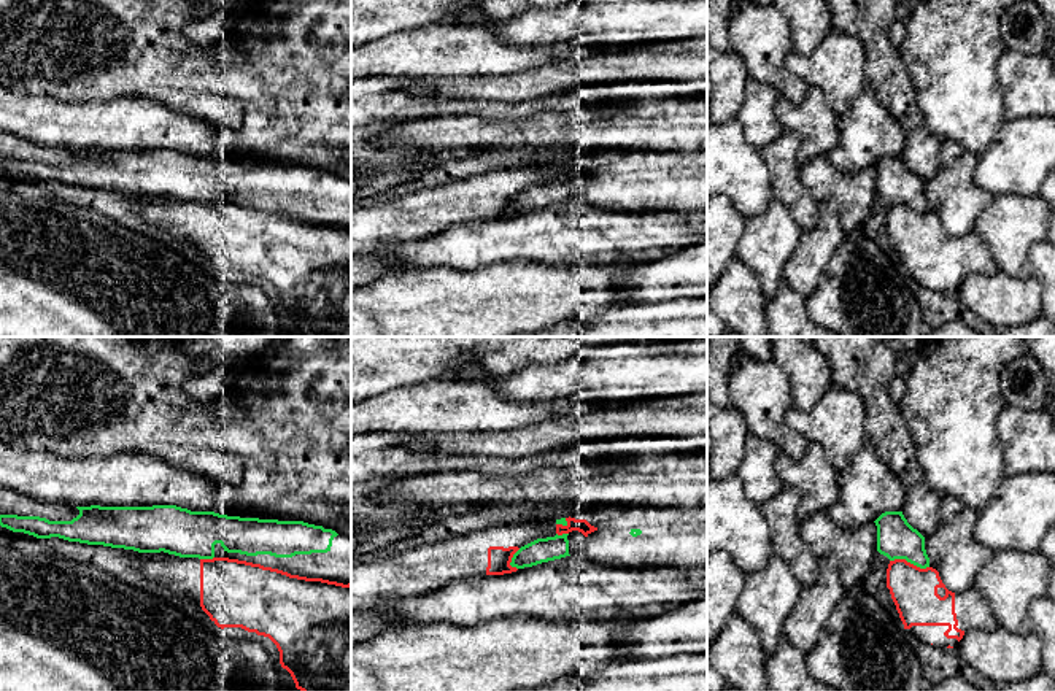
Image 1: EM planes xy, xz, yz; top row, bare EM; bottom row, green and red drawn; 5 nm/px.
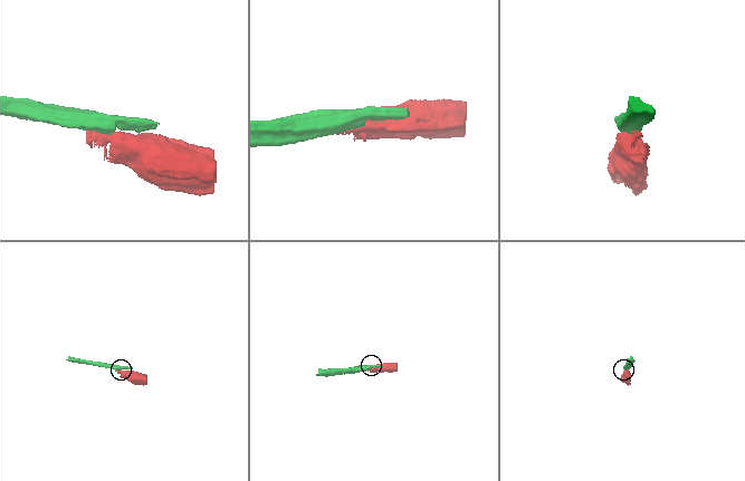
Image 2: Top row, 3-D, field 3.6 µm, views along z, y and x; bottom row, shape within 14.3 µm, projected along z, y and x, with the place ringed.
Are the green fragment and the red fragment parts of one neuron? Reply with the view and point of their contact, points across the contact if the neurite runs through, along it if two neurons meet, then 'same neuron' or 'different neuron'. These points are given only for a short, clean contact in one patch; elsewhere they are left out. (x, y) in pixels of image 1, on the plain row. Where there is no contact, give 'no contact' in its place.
yz (909, 205) | different neuron

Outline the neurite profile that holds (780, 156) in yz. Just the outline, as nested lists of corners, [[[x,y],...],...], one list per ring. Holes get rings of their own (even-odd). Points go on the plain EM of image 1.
[[[783,129],[779,138],[761,148],[761,156],[771,173],[772,197],[791,210],[802,230],[810,230],[820,219],[820,203],[801,180],[799,149],[801,137]]]

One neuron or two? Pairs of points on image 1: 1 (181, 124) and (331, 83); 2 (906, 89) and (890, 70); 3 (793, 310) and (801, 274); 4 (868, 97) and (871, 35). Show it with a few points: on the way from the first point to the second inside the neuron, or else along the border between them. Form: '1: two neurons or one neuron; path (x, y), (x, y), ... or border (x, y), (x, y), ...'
1: two neurons; border (164, 104), (199, 118)
2: one neuron; path (901, 84), (892, 75)
3: two neurons; border (784, 280), (806, 297)
4: two neurons; border (866, 83), (882, 104)

